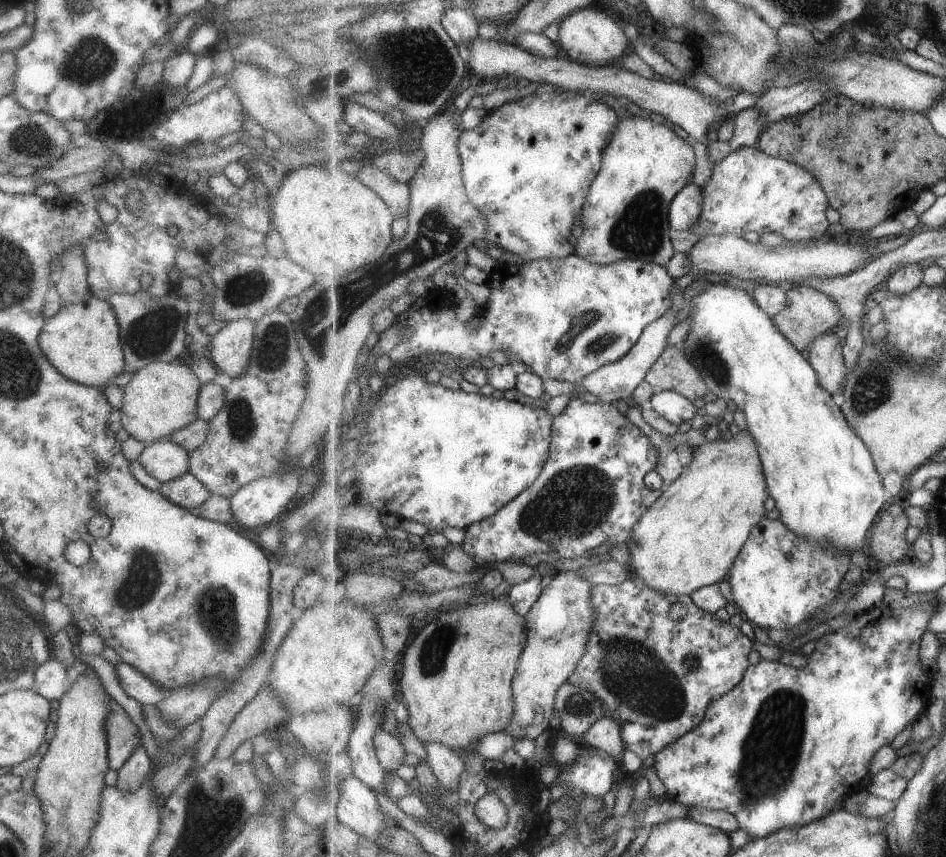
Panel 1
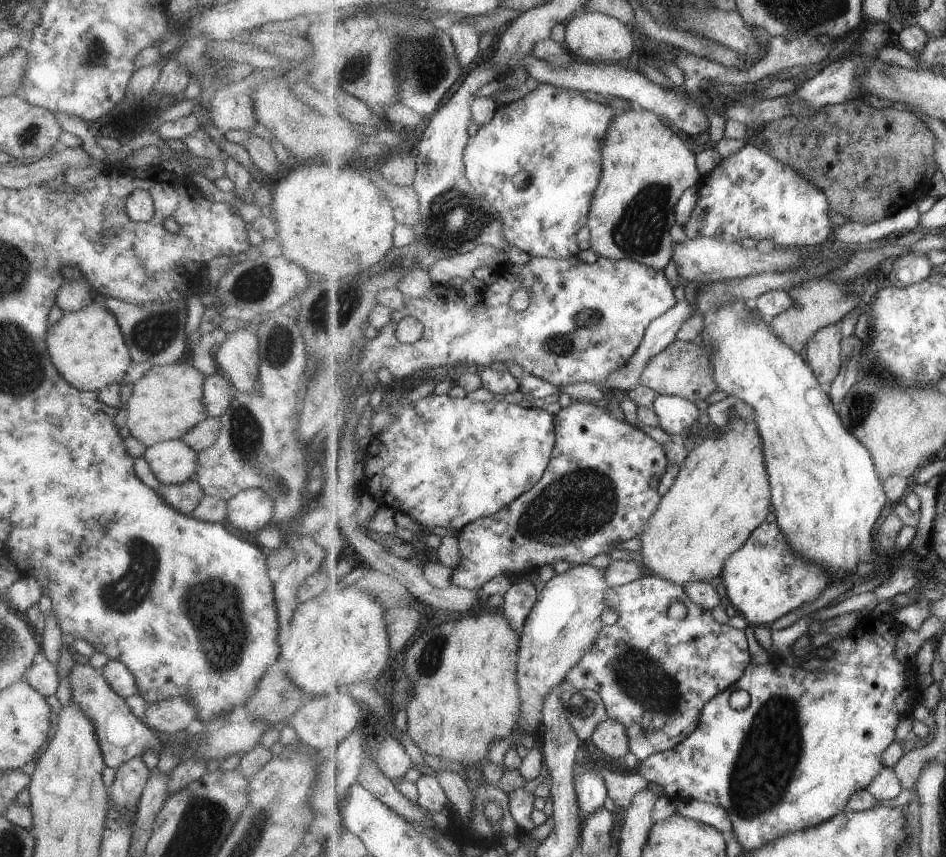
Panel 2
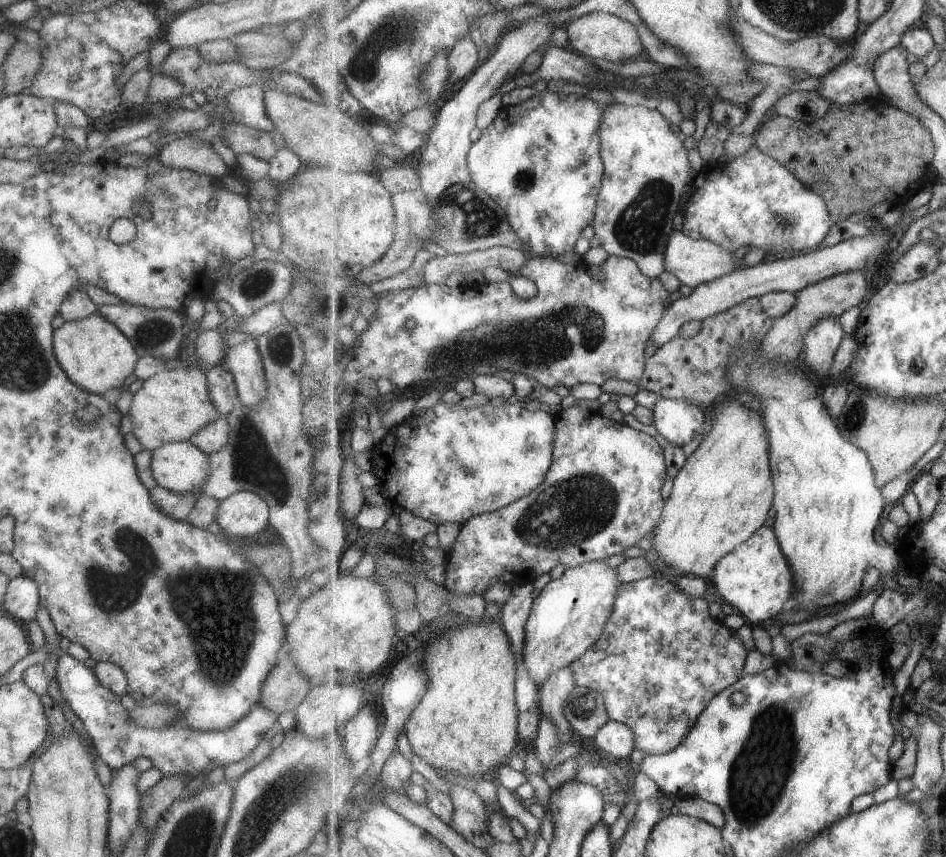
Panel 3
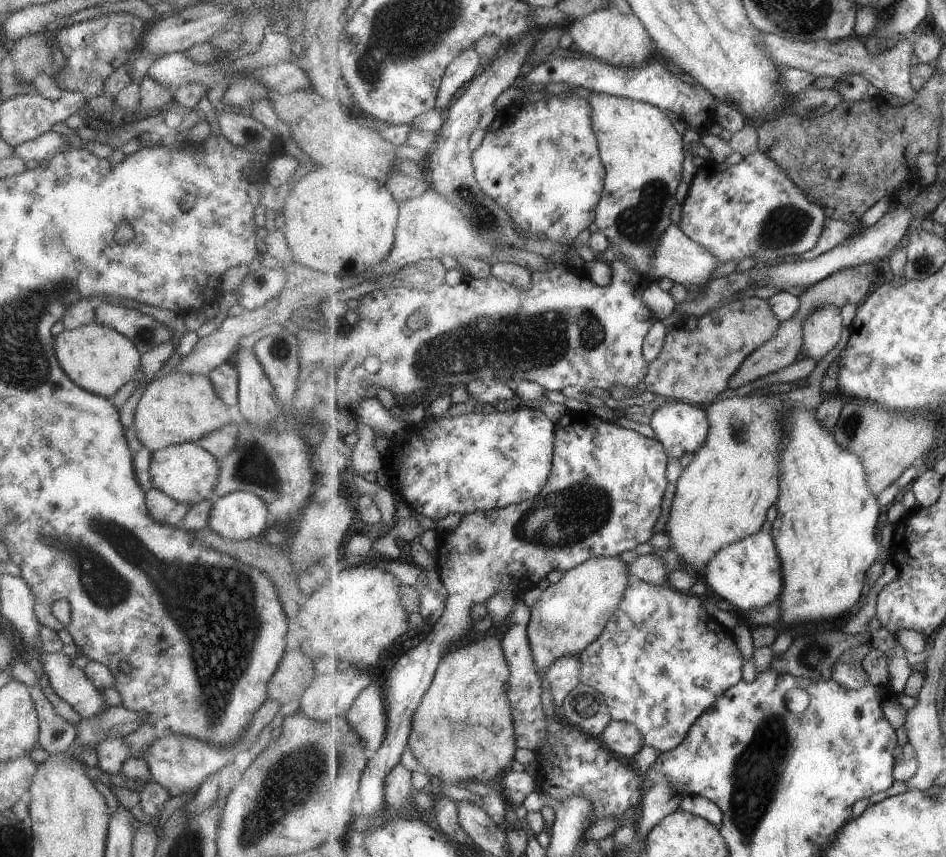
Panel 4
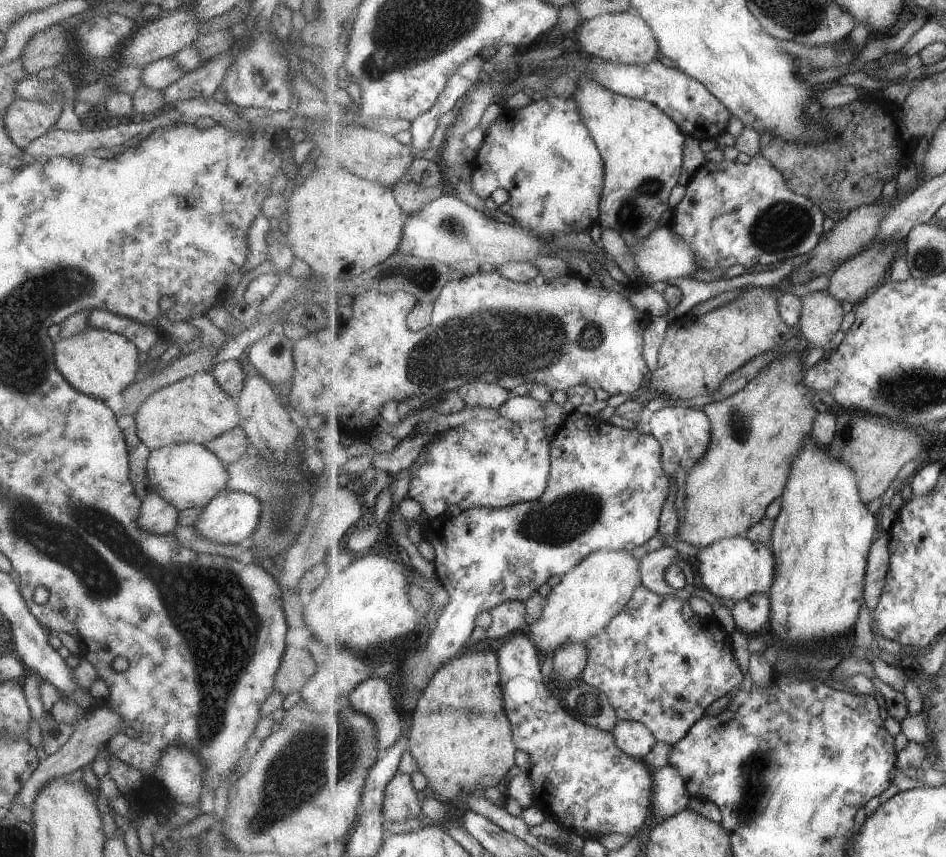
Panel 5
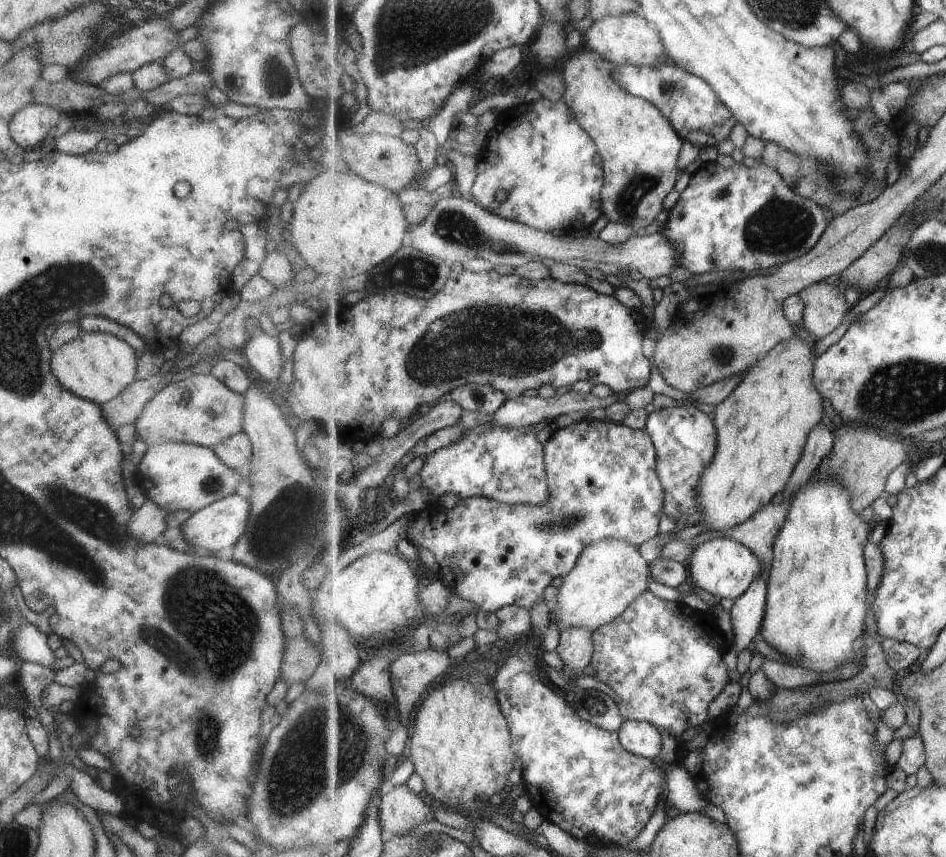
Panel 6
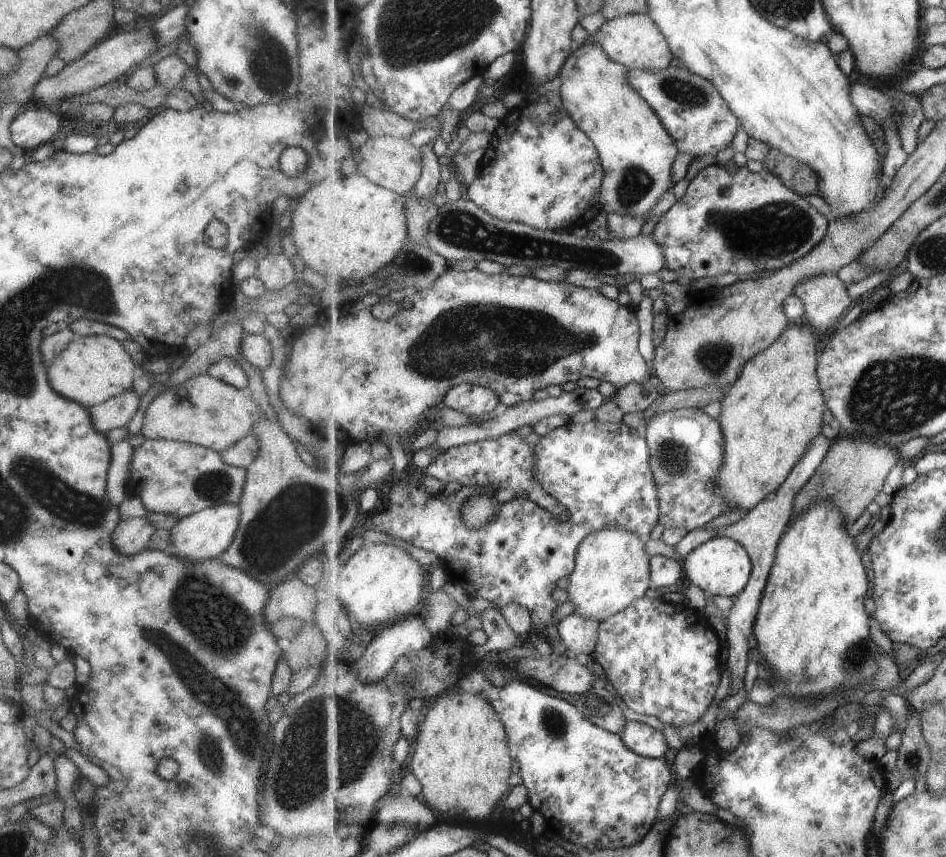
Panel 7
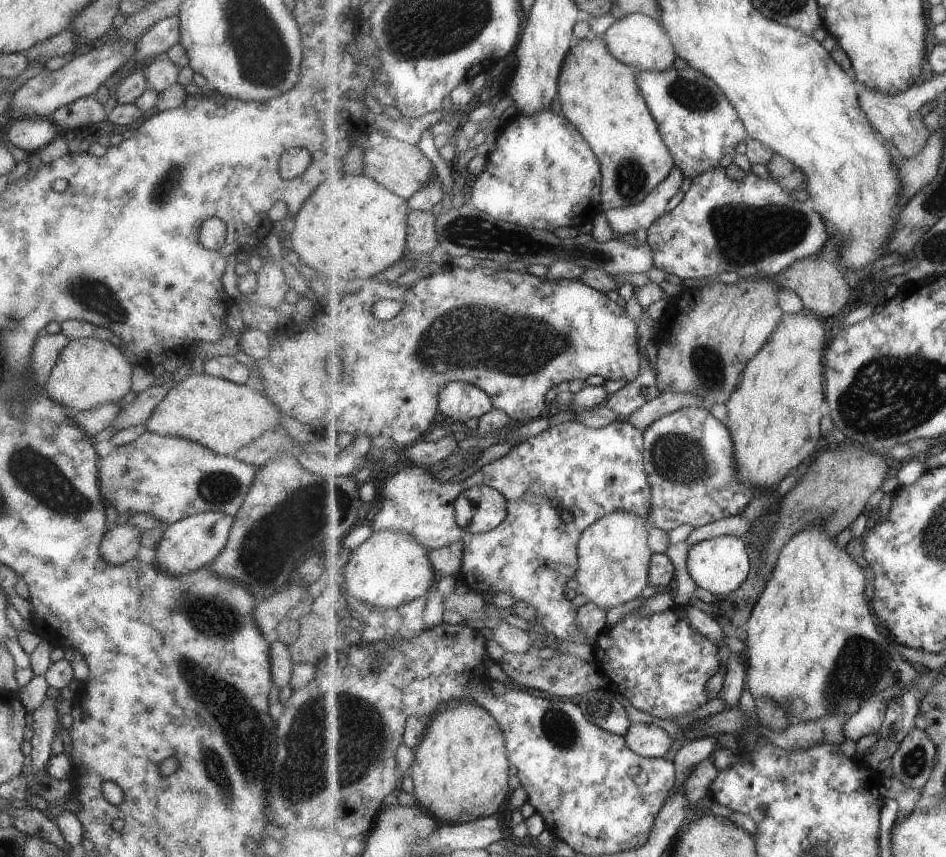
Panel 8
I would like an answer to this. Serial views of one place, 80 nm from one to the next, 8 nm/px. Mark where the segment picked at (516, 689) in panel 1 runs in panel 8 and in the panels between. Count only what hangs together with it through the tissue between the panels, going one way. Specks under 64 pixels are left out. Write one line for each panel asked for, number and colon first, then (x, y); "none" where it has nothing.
2: (565, 622)
3: (568, 617)
4: (571, 614)
5: (587, 598)
6: (611, 575)
7: (613, 570)
8: (615, 553)

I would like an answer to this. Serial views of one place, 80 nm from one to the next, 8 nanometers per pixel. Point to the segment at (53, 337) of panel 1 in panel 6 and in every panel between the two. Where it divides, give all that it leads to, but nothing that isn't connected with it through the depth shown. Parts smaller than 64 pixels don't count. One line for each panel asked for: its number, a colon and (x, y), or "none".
2: (86, 348)
3: (94, 355)
4: (94, 357)
5: (98, 363)
6: (96, 366)

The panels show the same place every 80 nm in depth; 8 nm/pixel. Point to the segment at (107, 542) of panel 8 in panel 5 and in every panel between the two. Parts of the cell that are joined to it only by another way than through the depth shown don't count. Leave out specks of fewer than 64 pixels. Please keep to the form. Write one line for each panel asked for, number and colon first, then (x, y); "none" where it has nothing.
5: (154, 515)
6: (146, 523)
7: (129, 536)

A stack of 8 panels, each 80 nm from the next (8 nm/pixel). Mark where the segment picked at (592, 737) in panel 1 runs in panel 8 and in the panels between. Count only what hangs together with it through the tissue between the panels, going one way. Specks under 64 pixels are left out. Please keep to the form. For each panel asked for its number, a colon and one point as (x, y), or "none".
2: (612, 737)
3: (617, 739)
4: (624, 738)
5: (634, 738)
6: (638, 737)
7: (644, 739)
8: (651, 741)

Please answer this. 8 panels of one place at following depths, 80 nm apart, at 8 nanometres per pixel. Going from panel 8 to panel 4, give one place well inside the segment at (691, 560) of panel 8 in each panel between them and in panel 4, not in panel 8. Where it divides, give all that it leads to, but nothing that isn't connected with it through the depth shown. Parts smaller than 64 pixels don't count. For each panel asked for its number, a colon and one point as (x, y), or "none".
4: (748, 573)
5: (738, 568)
6: (725, 568)
7: (722, 566)

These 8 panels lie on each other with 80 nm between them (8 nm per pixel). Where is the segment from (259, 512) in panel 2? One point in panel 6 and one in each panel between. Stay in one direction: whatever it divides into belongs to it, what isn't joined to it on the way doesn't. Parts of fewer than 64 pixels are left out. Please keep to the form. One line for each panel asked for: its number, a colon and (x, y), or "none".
3: (243, 513)
4: (237, 515)
5: (229, 518)
6: (217, 526)

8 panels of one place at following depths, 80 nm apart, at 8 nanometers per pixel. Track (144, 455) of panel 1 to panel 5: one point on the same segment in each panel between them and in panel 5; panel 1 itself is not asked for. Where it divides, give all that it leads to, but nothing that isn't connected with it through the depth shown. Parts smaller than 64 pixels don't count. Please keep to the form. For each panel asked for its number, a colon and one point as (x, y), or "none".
2: (172, 463)
3: (178, 466)
4: (186, 473)
5: (184, 475)

